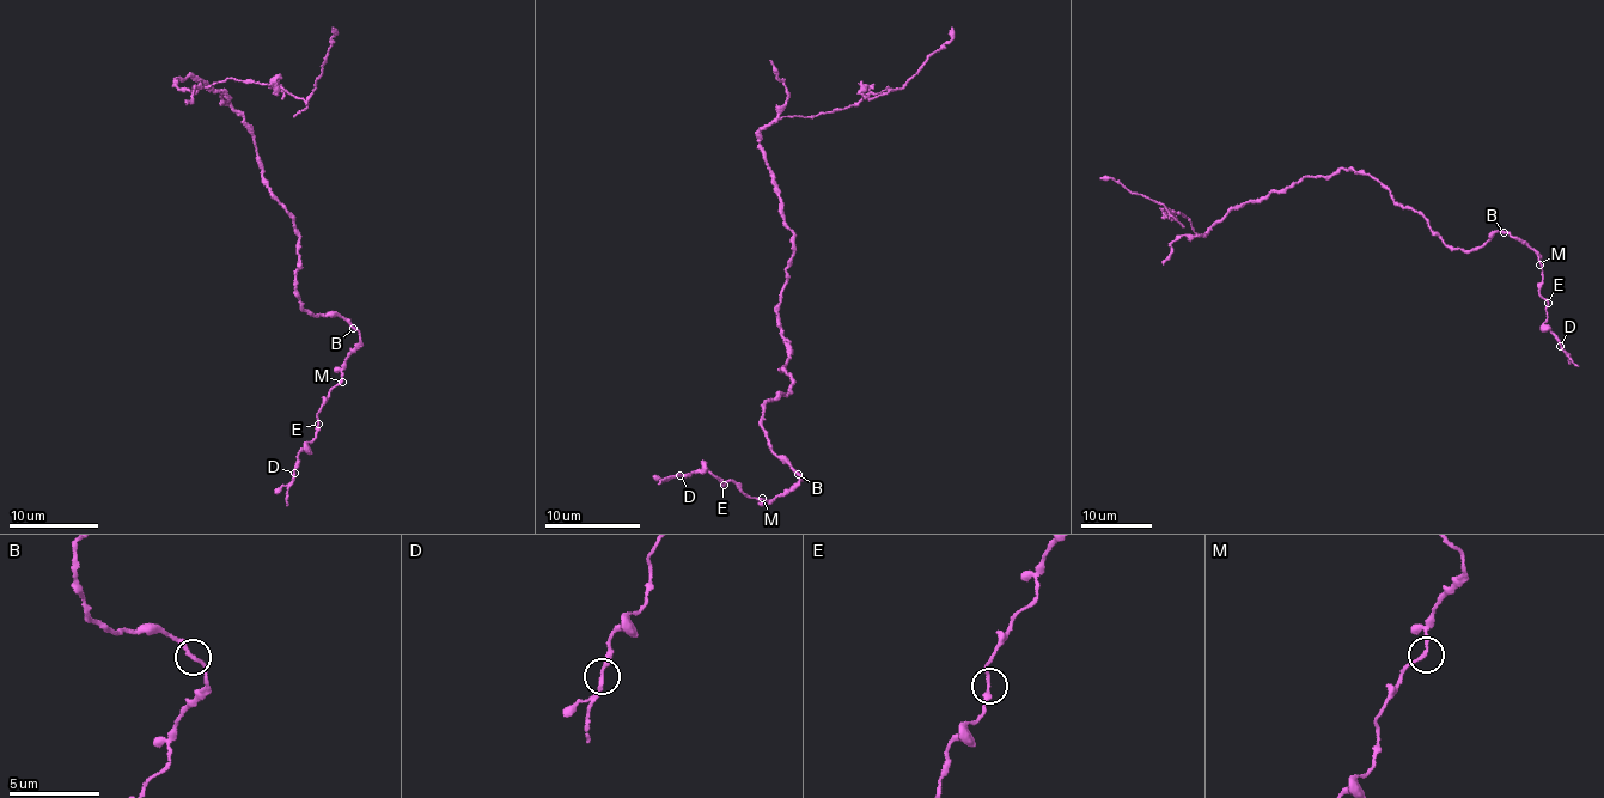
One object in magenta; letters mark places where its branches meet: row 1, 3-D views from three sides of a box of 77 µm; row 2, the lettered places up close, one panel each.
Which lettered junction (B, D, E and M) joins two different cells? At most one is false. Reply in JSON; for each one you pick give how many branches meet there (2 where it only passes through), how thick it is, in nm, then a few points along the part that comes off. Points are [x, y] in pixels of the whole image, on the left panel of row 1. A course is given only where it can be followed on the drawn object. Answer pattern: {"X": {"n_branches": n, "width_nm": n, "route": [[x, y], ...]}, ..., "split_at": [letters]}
{"B": {"n_branches": 2, "width_nm": 200, "route": [[354, 328], [304, 310], [293, 219], [248, 123], [223, 90], [176, 79], [310, 97], [334, 28]]}, "split_at": ["B"]}

